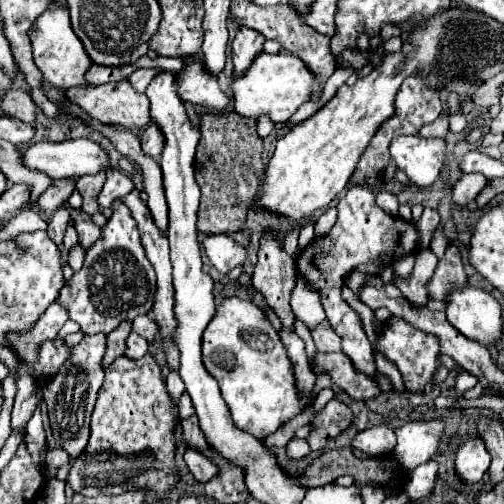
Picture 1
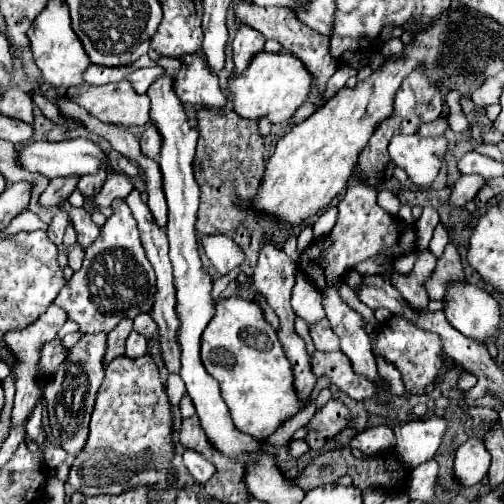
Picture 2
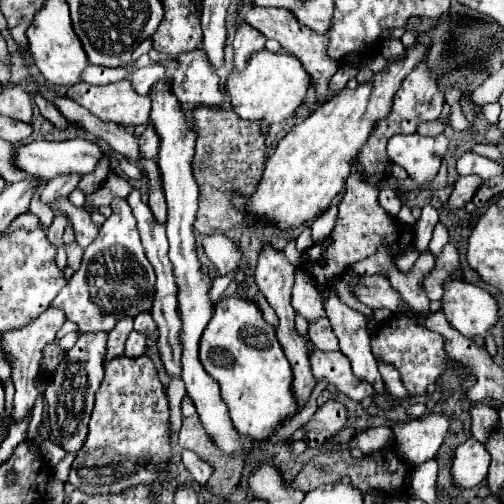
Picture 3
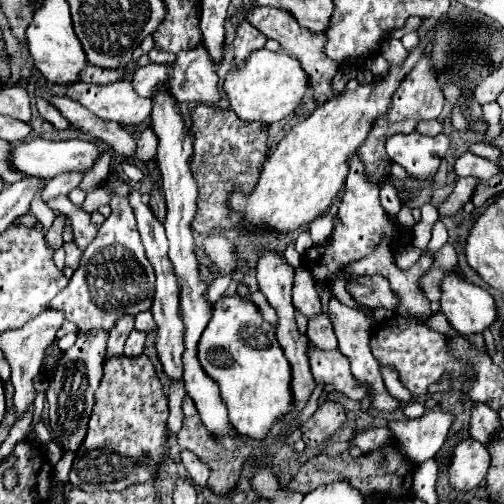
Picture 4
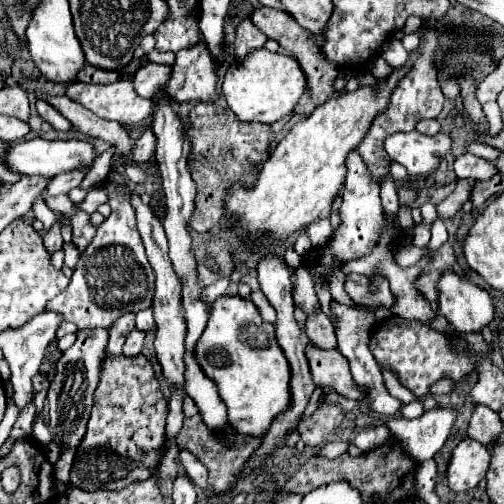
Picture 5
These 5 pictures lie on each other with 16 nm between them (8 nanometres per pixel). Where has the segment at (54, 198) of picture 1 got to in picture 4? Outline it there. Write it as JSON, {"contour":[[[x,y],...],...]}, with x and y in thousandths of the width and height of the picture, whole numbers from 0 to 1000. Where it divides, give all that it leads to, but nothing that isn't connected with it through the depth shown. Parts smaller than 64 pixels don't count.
{"contour":[[[139,341],[135,349],[107,349],[91,365],[91,373],[83,381],[83,397],[95,401],[99,393],[107,393],[115,385],[135,385],[143,373],[151,373],[163,361],[163,353],[167,353],[167,341]]]}

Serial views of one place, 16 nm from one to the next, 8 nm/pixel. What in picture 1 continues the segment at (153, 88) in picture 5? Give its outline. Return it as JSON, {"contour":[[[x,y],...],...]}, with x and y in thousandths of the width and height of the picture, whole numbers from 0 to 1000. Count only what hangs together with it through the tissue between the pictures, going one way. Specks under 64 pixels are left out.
{"contour":[[[274,135],[258,147],[258,167],[274,179],[274,183],[290,183],[294,167],[321,143],[321,135]]]}

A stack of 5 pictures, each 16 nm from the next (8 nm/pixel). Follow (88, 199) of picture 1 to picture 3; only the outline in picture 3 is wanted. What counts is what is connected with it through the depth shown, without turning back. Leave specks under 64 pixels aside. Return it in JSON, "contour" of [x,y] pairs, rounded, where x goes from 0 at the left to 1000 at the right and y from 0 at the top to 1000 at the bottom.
{"contour":[[[206,302],[202,317],[194,321],[194,333],[187,341],[179,341],[179,345],[167,345],[167,353],[159,357],[155,373],[167,377],[171,385],[187,381],[190,373],[198,373],[206,365],[210,349],[214,349],[214,337],[218,337],[218,302]]]}

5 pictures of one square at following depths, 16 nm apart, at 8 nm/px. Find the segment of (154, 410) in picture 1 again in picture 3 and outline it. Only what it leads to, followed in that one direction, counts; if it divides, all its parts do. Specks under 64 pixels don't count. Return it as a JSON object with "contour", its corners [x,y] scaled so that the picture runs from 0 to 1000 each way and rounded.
{"contour":[[[234,706],[206,722],[206,754],[190,778],[190,802],[175,841],[167,885],[147,909],[139,960],[163,976],[242,976],[246,968],[321,952],[321,929],[337,909],[333,790],[294,706]]]}

